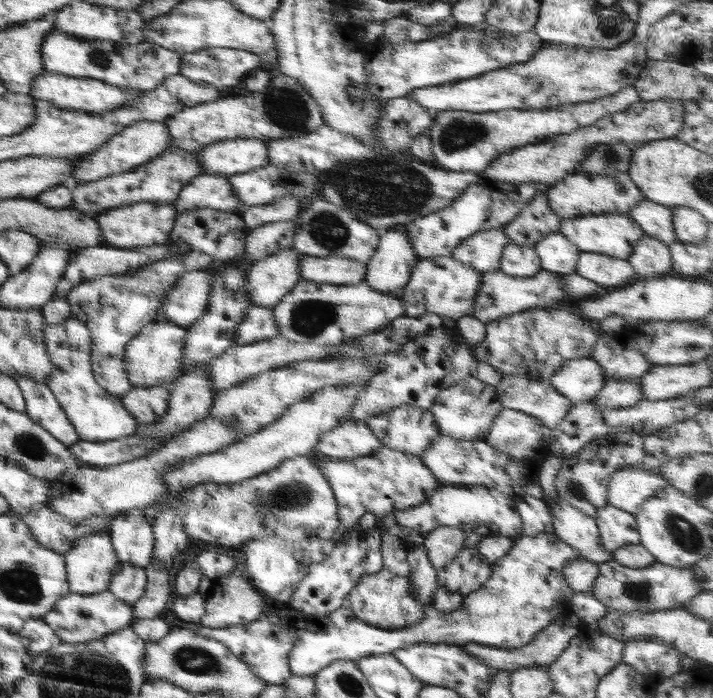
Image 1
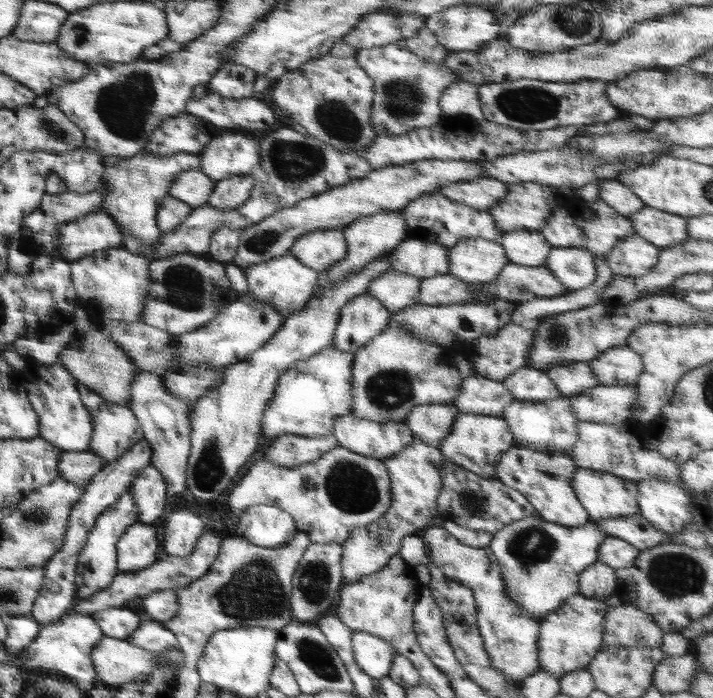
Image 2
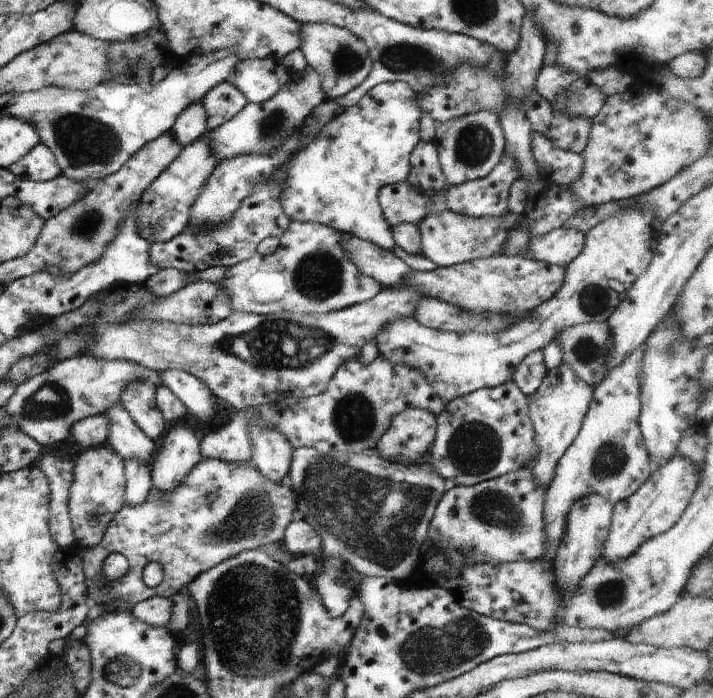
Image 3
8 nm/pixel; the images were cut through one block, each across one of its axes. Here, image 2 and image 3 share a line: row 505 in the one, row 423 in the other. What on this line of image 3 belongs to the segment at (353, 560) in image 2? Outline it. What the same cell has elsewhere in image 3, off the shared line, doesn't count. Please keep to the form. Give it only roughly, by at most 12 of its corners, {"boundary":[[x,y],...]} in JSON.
{"boundary":[[419,408],[393,416],[376,453],[415,464],[430,450],[437,416]]}

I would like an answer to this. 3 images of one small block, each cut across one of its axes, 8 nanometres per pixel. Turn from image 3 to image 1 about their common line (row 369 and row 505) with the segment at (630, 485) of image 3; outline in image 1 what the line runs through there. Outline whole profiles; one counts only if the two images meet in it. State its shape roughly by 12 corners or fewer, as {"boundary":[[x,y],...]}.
{"boundary":[[641,467],[618,470],[608,505],[635,515],[668,479]]}

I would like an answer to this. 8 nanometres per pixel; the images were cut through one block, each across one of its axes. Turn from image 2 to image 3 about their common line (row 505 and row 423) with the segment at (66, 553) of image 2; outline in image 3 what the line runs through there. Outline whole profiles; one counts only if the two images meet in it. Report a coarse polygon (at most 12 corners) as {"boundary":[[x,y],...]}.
{"boundary":[[86,417],[70,430],[84,448],[107,446],[110,420]]}

